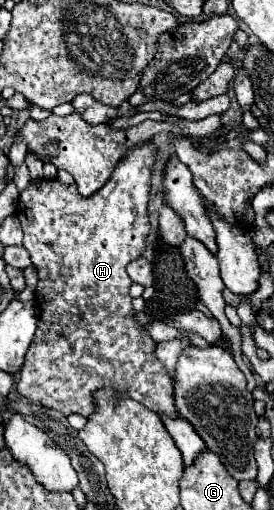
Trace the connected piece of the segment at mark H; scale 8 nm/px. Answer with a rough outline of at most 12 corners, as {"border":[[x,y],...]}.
{"border":[[154,150],[86,200],[32,180],[40,280],[18,392],[90,416],[126,390],[174,412],[126,264],[146,250]]}

